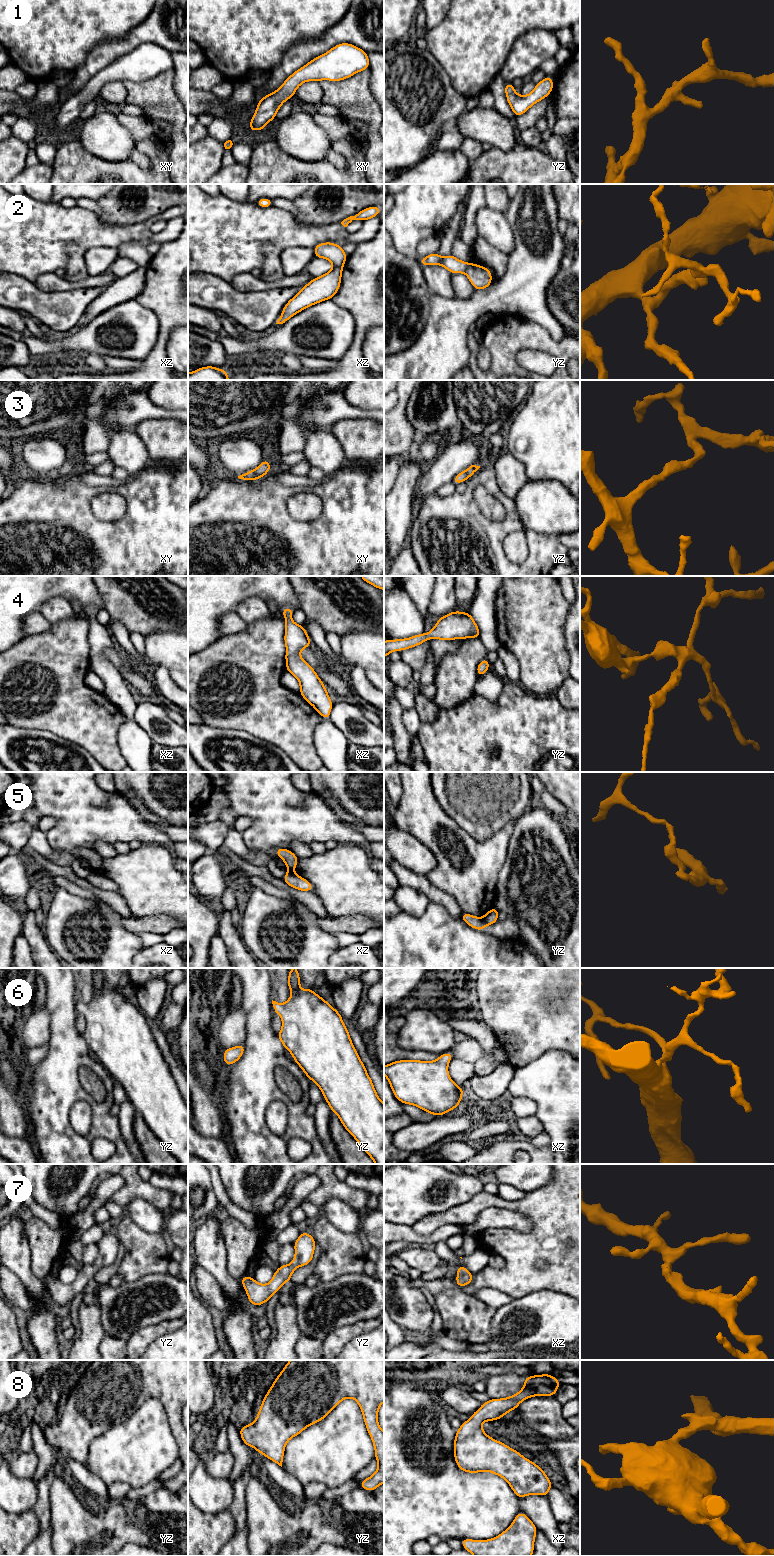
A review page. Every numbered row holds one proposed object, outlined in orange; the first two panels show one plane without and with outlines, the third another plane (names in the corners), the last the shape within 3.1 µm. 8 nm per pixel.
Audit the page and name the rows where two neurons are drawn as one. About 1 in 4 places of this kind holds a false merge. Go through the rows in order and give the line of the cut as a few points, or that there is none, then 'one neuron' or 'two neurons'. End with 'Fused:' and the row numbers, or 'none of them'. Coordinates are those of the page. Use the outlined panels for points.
1: cut none; one neuron
2: cut yz (468, 263), (465, 272); two neurons
3: cut none; one neuron
4: cut none; one neuron
5: cut yz (482, 918), (486, 925); two neurons
6: cut none; one neuron
7: cut none; one neuron
8: cut none; one neuron
Fused: 2, 5

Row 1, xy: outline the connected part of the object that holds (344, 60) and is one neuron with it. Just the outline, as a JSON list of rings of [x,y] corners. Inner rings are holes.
[[[350,43],[334,46],[325,54],[317,56],[296,70],[278,90],[259,99],[248,126],[250,131],[263,130],[271,120],[274,120],[282,104],[295,95],[302,83],[320,80],[341,81],[369,67],[366,51]]]

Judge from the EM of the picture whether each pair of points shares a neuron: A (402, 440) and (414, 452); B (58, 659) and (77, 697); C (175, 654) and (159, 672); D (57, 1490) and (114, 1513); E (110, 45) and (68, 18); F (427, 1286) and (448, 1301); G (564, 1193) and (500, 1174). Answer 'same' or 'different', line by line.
A: different
B: same
C: different
D: same
E: different
F: different
G: different

